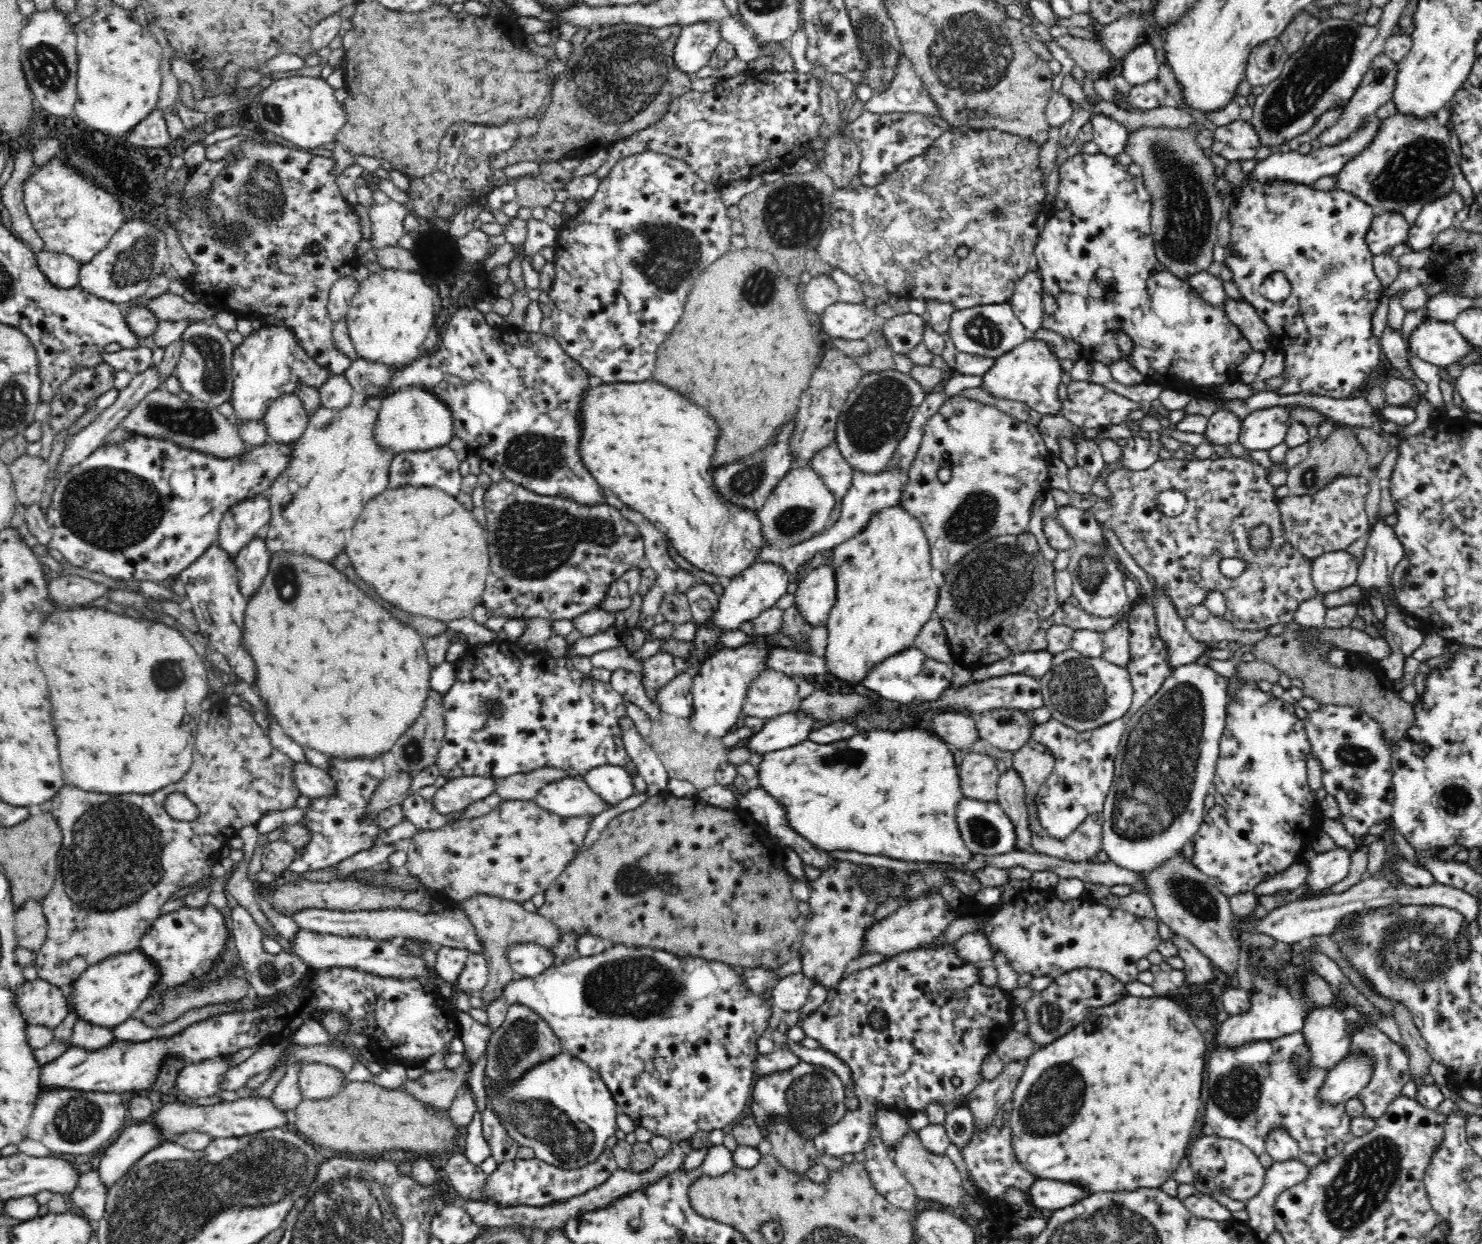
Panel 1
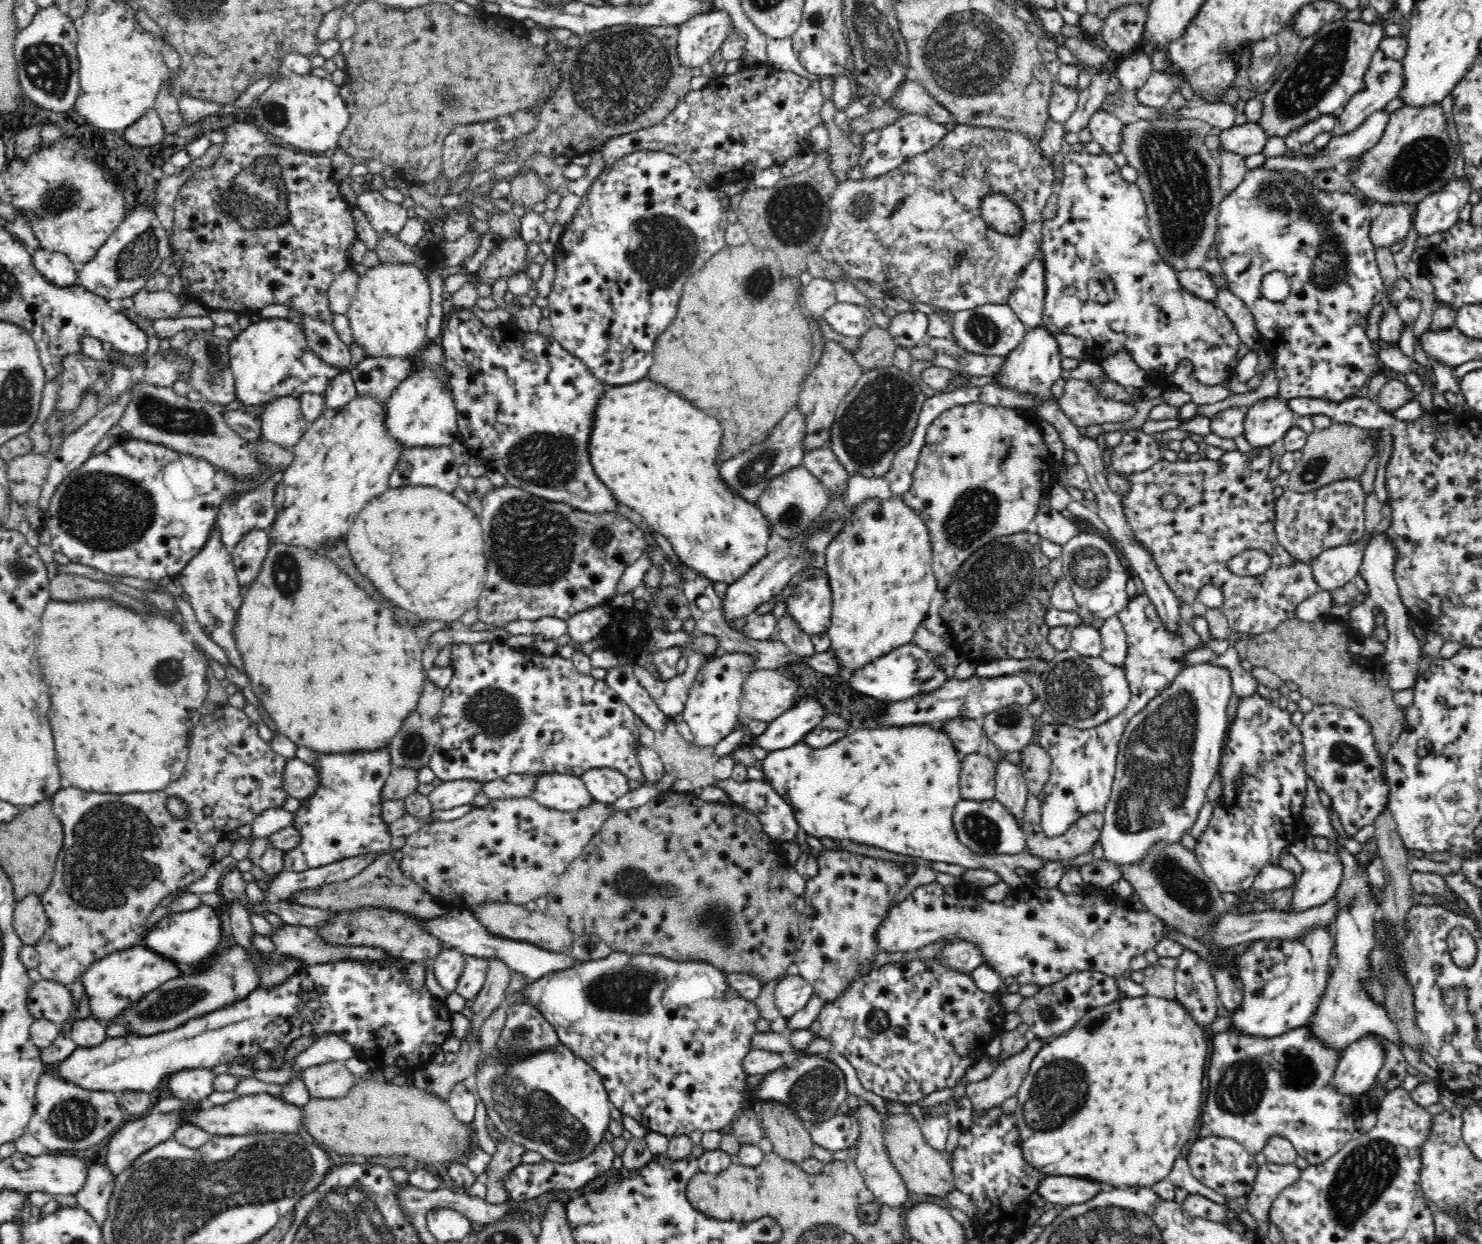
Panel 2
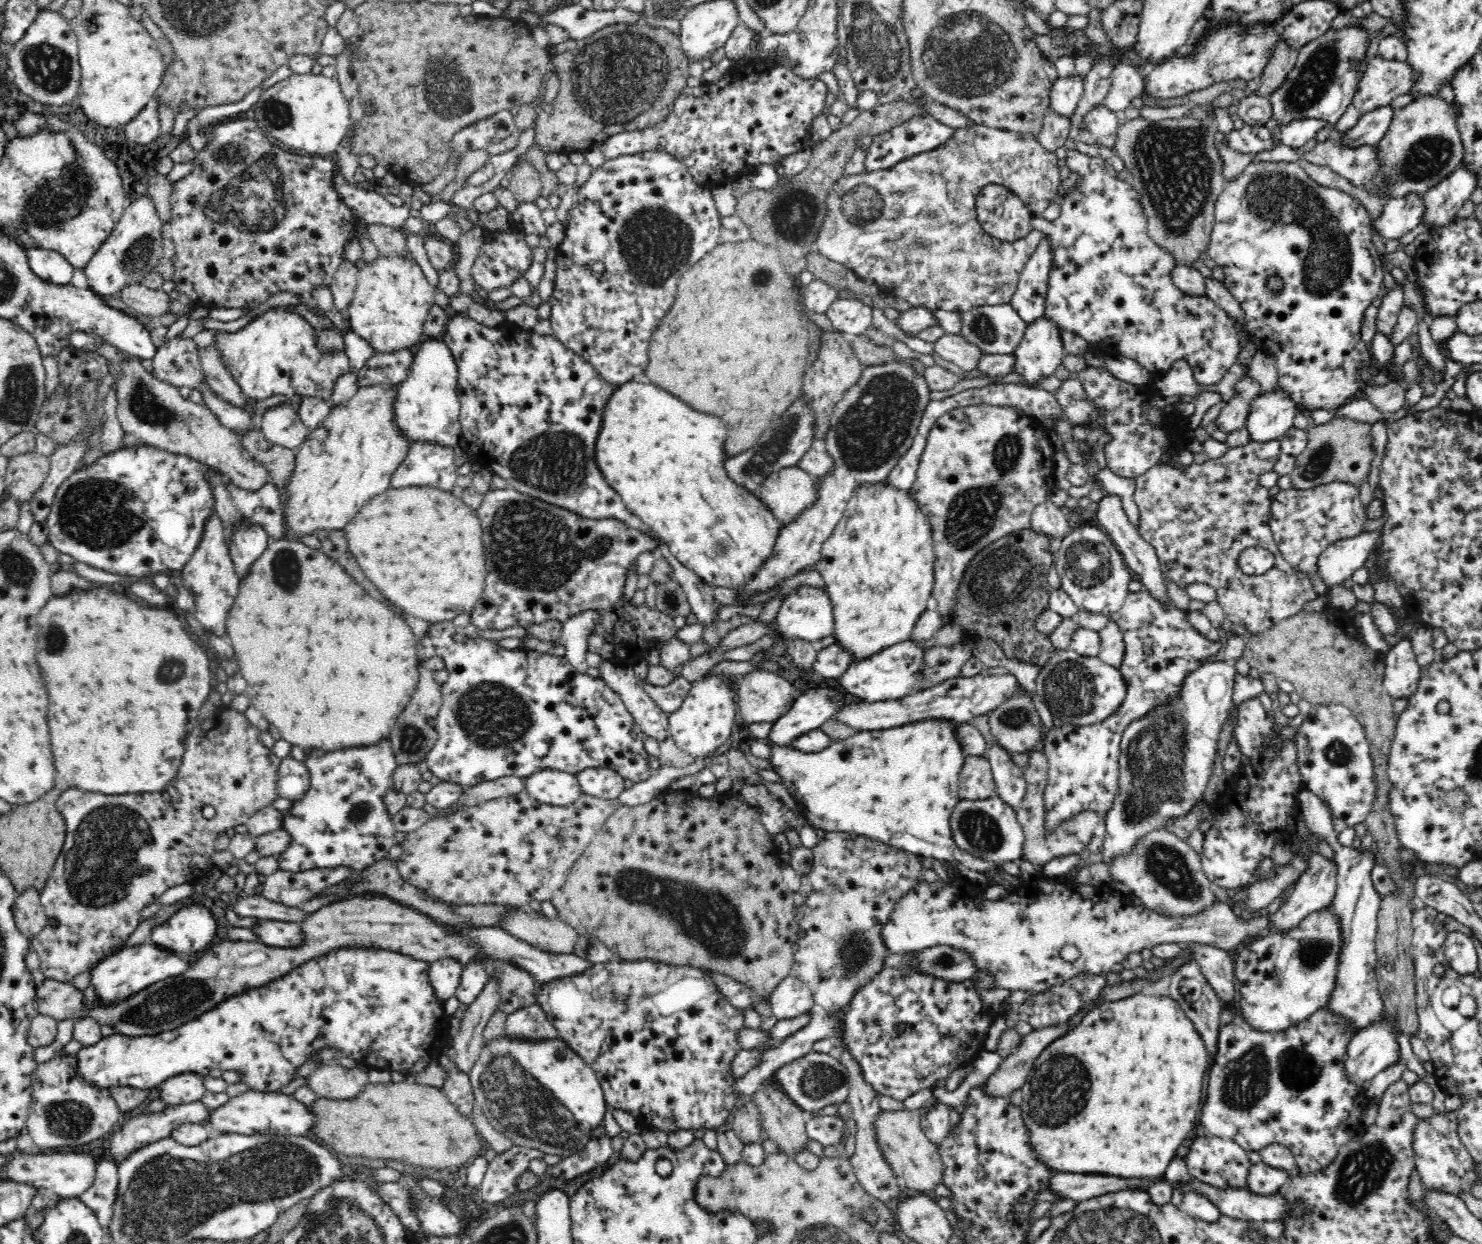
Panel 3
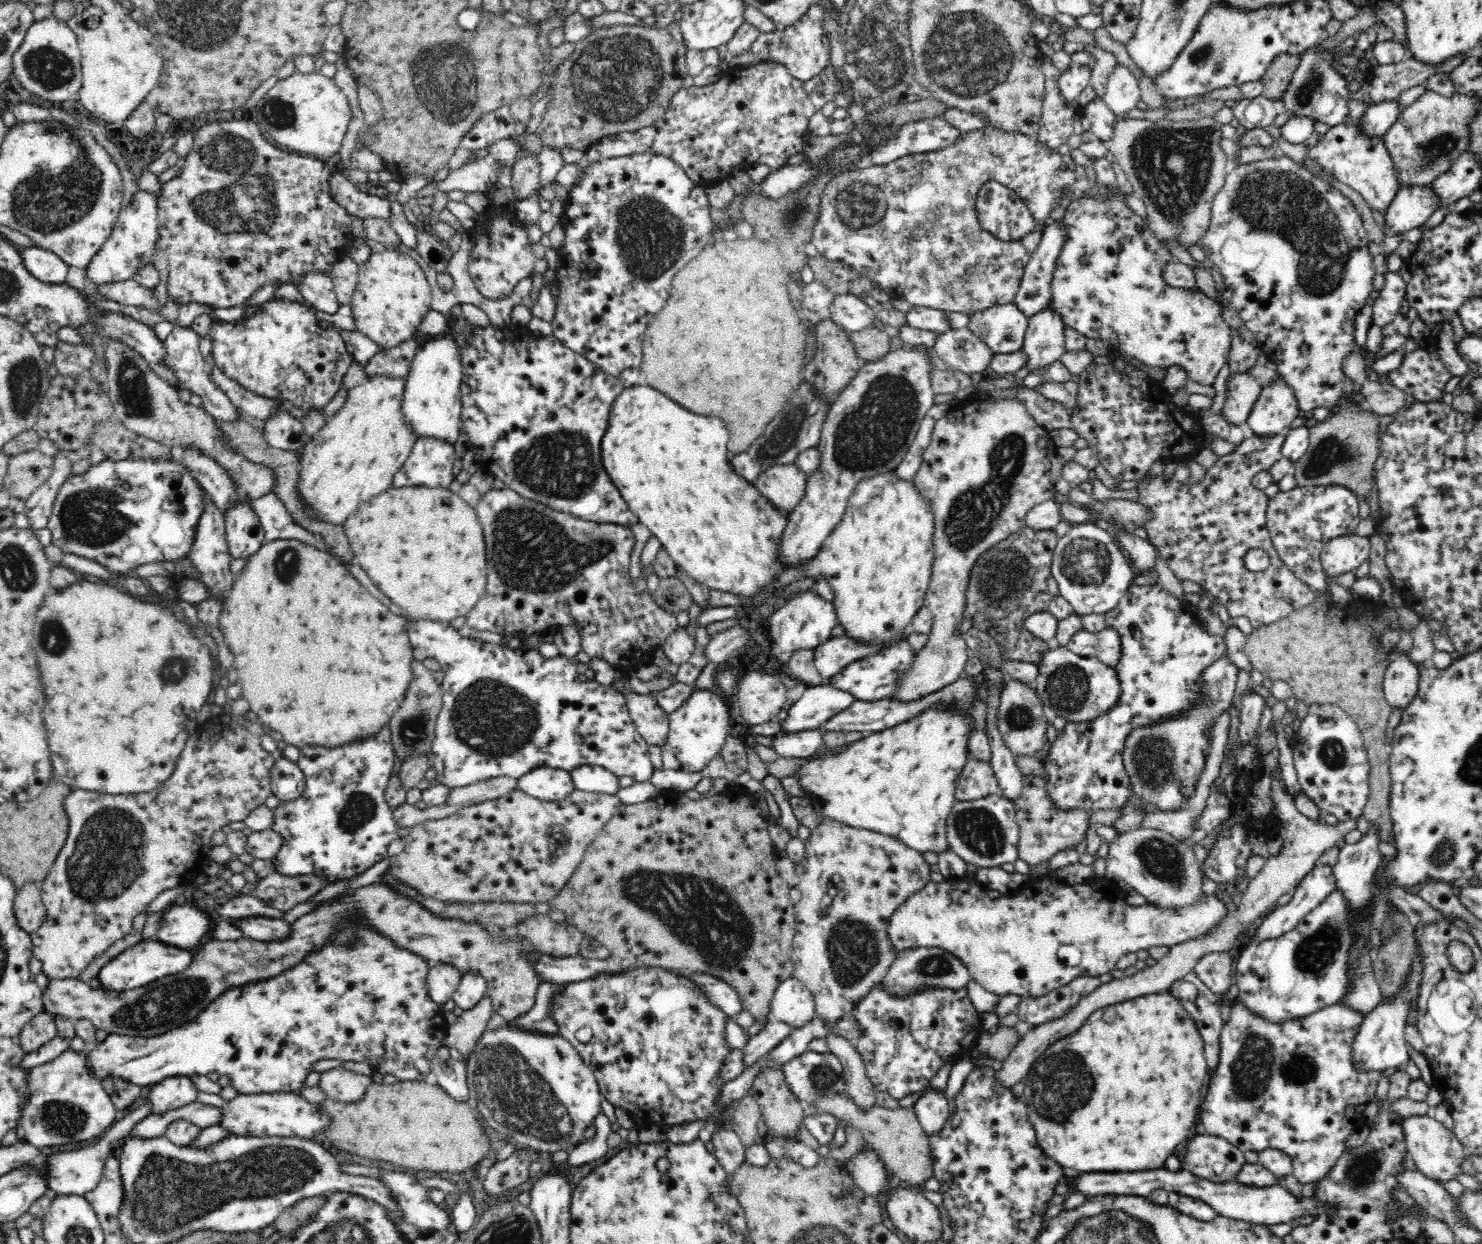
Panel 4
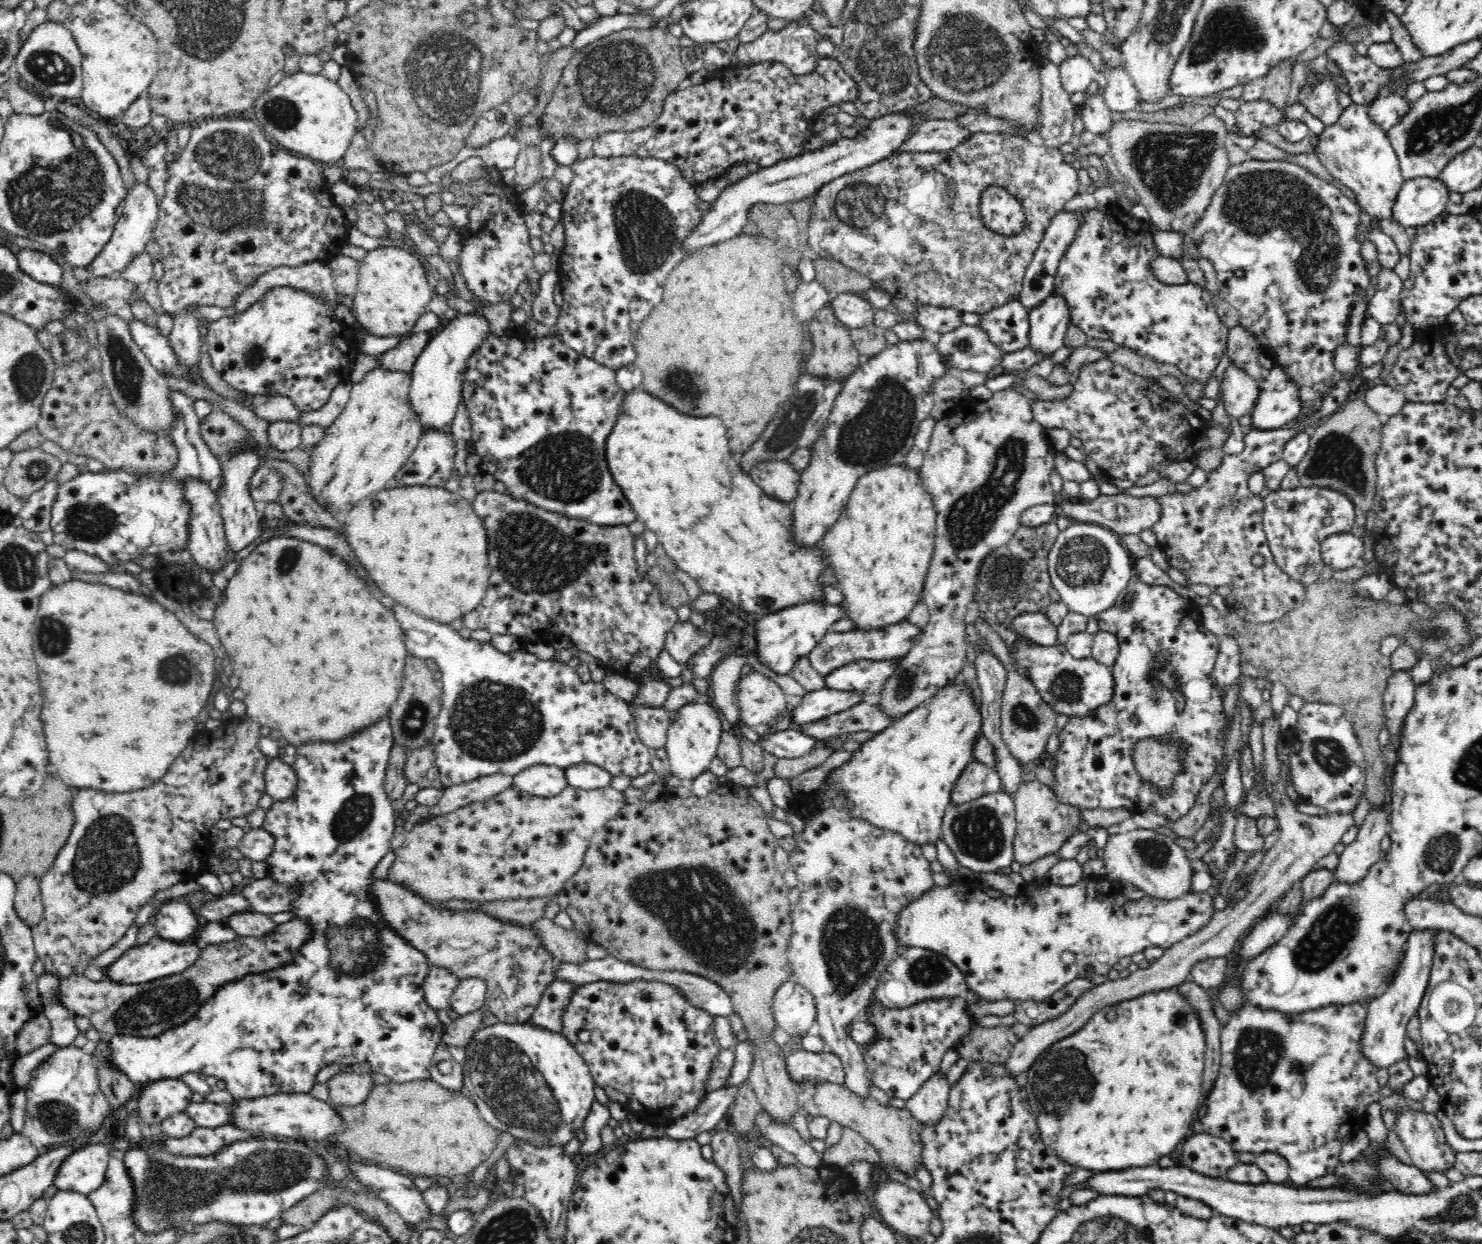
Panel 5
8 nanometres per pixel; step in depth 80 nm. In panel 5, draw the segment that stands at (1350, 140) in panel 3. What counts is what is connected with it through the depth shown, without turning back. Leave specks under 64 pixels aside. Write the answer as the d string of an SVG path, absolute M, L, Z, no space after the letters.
M1390 92L1389 94L1378 96L1368 109L1368 114L1376 124L1379 124L1385 131L1390 130L1395 124L1404 118L1411 109L1411 104L1403 93Z

